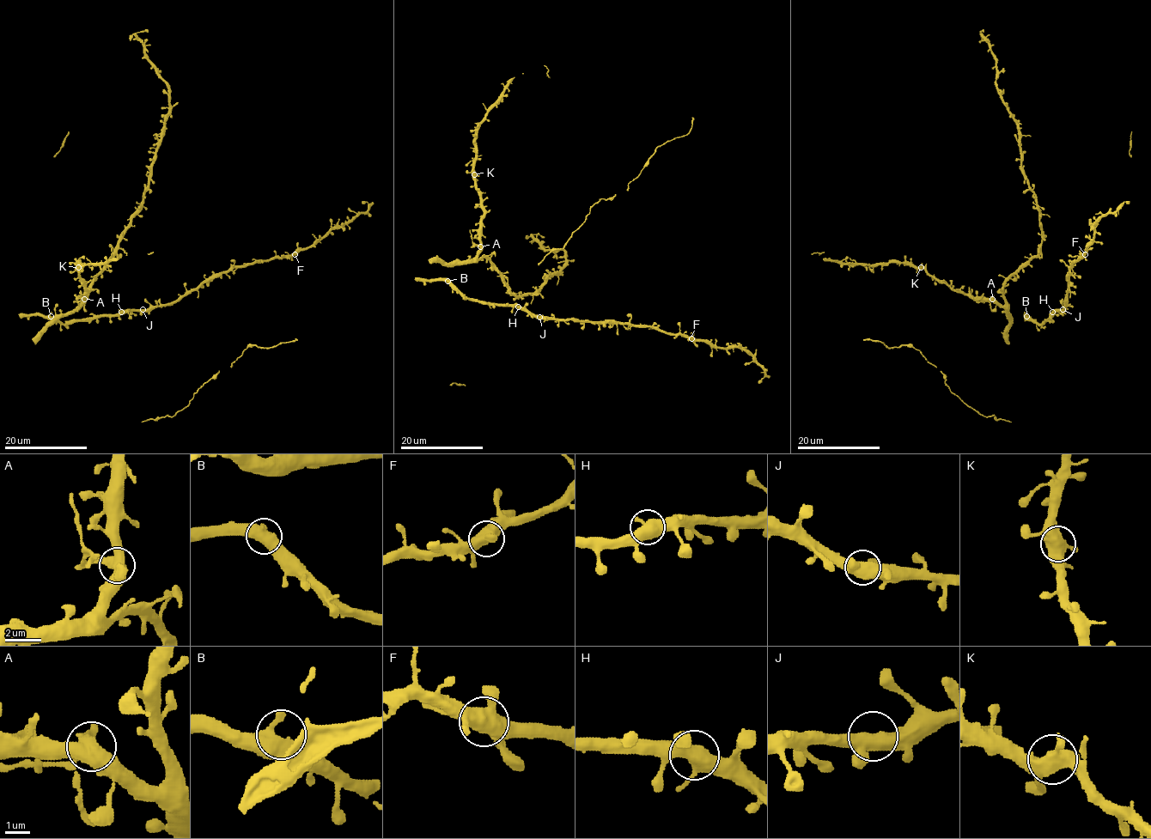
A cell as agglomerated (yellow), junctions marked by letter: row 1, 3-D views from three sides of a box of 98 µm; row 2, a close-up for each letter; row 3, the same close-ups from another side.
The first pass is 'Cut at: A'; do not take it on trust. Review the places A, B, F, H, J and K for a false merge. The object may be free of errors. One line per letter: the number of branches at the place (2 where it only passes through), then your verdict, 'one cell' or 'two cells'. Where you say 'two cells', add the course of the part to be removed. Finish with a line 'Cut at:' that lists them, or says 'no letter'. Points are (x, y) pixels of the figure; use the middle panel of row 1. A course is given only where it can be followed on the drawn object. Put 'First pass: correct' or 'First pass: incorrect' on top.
First pass: correct
A: 3 branches meet; two cells; foreign part runs (480, 246), (473, 246), (469, 230)
B: 3 branches meet; one cell
F: 3 branches meet; one cell
H: 3 branches meet; one cell
J: 3 branches meet; one cell
K: 3 branches meet; one cell
Cut at: A

